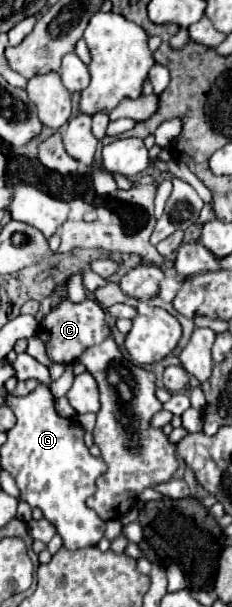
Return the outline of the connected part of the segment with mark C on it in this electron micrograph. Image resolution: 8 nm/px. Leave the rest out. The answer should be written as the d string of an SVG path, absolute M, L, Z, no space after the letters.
M87 299L83 303L71 303L71 301L61 301L59 307L55 307L39 325L37 335L41 337L41 341L47 347L47 355L51 361L55 363L73 363L77 361L77 357L91 345L101 343L105 337L111 335L111 327L105 321L105 311L101 309L101 305L97 305L97 301Z

